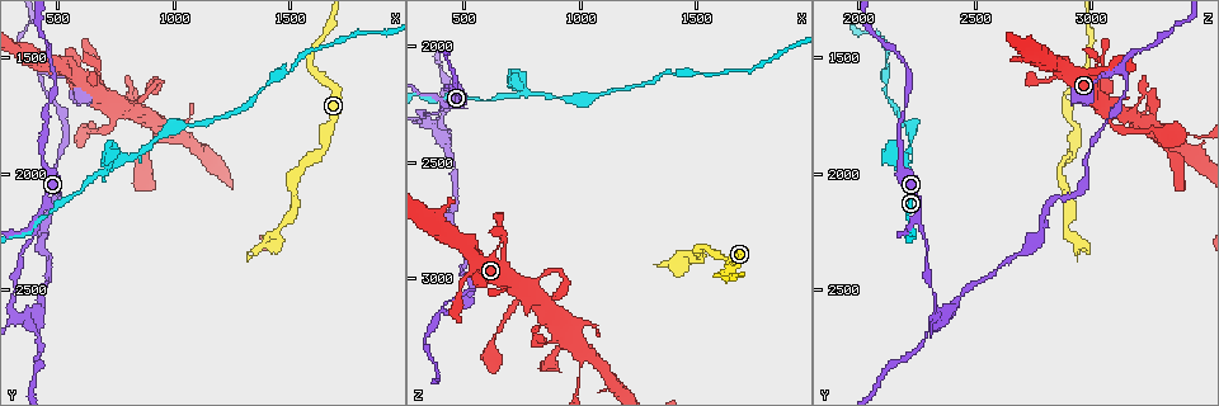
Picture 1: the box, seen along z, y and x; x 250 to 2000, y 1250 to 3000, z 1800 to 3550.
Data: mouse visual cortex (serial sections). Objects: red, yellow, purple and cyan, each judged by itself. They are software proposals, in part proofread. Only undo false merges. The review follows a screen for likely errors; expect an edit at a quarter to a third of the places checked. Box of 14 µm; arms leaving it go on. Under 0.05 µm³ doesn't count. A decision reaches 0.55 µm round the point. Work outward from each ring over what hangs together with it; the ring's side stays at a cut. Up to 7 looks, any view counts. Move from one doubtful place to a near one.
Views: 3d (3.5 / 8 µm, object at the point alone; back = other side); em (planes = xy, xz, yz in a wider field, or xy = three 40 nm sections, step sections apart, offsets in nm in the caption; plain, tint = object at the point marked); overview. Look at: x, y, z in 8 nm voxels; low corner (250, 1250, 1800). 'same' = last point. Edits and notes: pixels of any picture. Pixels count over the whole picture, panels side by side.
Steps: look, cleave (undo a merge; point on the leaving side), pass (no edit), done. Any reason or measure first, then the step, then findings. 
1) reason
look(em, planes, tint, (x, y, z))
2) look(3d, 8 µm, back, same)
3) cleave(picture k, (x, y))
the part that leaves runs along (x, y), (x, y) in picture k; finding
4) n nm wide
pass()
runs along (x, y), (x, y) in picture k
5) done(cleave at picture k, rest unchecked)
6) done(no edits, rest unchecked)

two arms in line, one across
look(3d, 3.5 µm, (410, 2190, 2240))

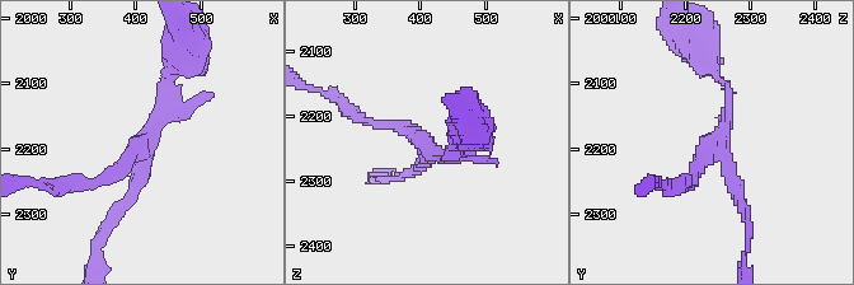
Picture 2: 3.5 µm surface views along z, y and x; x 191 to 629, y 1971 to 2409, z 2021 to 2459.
arms of 150, 150, 150 nm
cleave(picture 2, (111, 172))
a second cell is stuck on

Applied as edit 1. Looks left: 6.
look(overview)

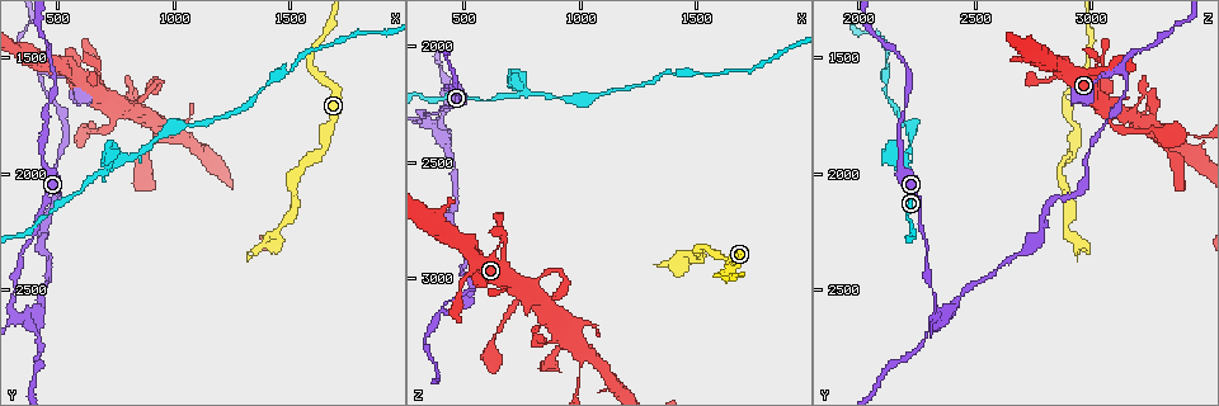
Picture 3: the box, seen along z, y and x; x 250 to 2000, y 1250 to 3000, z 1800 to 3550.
sudden change in width
look(3d, 3.5 µm, (370, 2620, 2350))

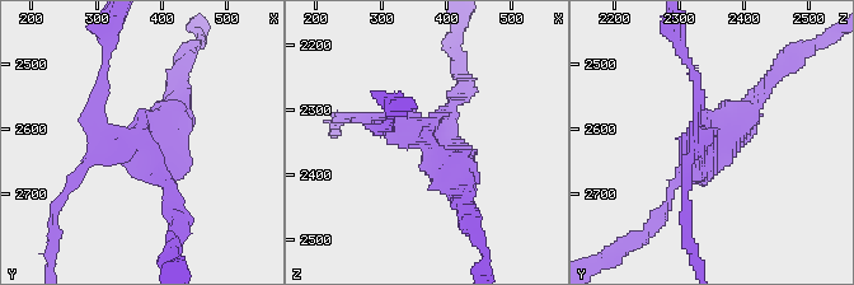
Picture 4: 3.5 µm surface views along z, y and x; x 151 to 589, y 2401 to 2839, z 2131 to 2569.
shape alone is not enough
look(em, planes, tint, (365, 2620, 2345))

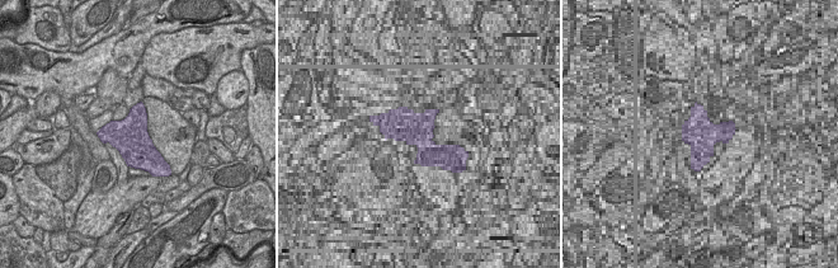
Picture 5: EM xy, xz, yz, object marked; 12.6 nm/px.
cleave(picture 4, (726, 127))
the part that leaves runs along (700, 143), (722, 143), (759, 92) in picture 4; two cells meet here

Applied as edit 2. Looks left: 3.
sharp bend
look(3d, 8 µm, back, (1410, 2290, 2920))

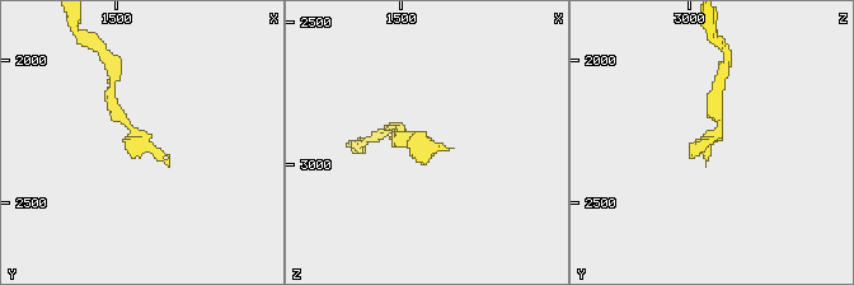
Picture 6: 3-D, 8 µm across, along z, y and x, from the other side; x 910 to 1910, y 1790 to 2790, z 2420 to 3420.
closer look
look(3d, 3.5 µm, (1400, 2280, 2940))

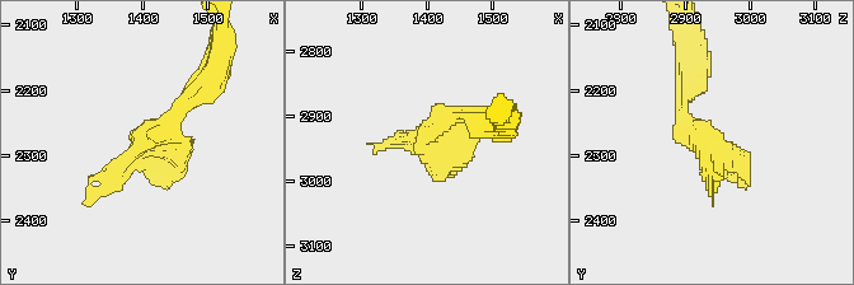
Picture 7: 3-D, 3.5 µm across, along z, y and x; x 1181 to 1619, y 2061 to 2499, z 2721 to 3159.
look(em, xy, step 2, tint, (1405, 2280, 2925))

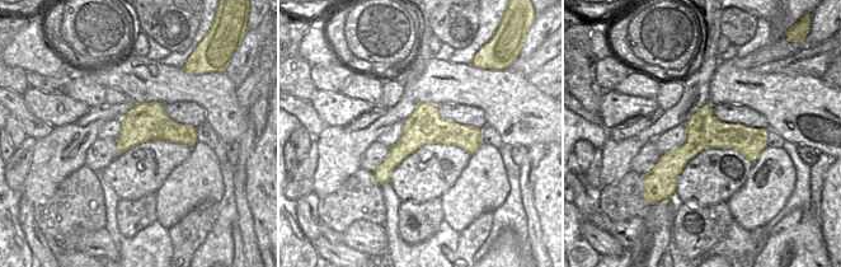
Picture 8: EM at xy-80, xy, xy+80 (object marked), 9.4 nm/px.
pass()
runs along (690, 87), (684, 122), (730, 149), (745, 188) in picture 7; all the same cell

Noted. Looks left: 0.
done(cleave at picture 2, cleave at picture 4, rest unchecked)

